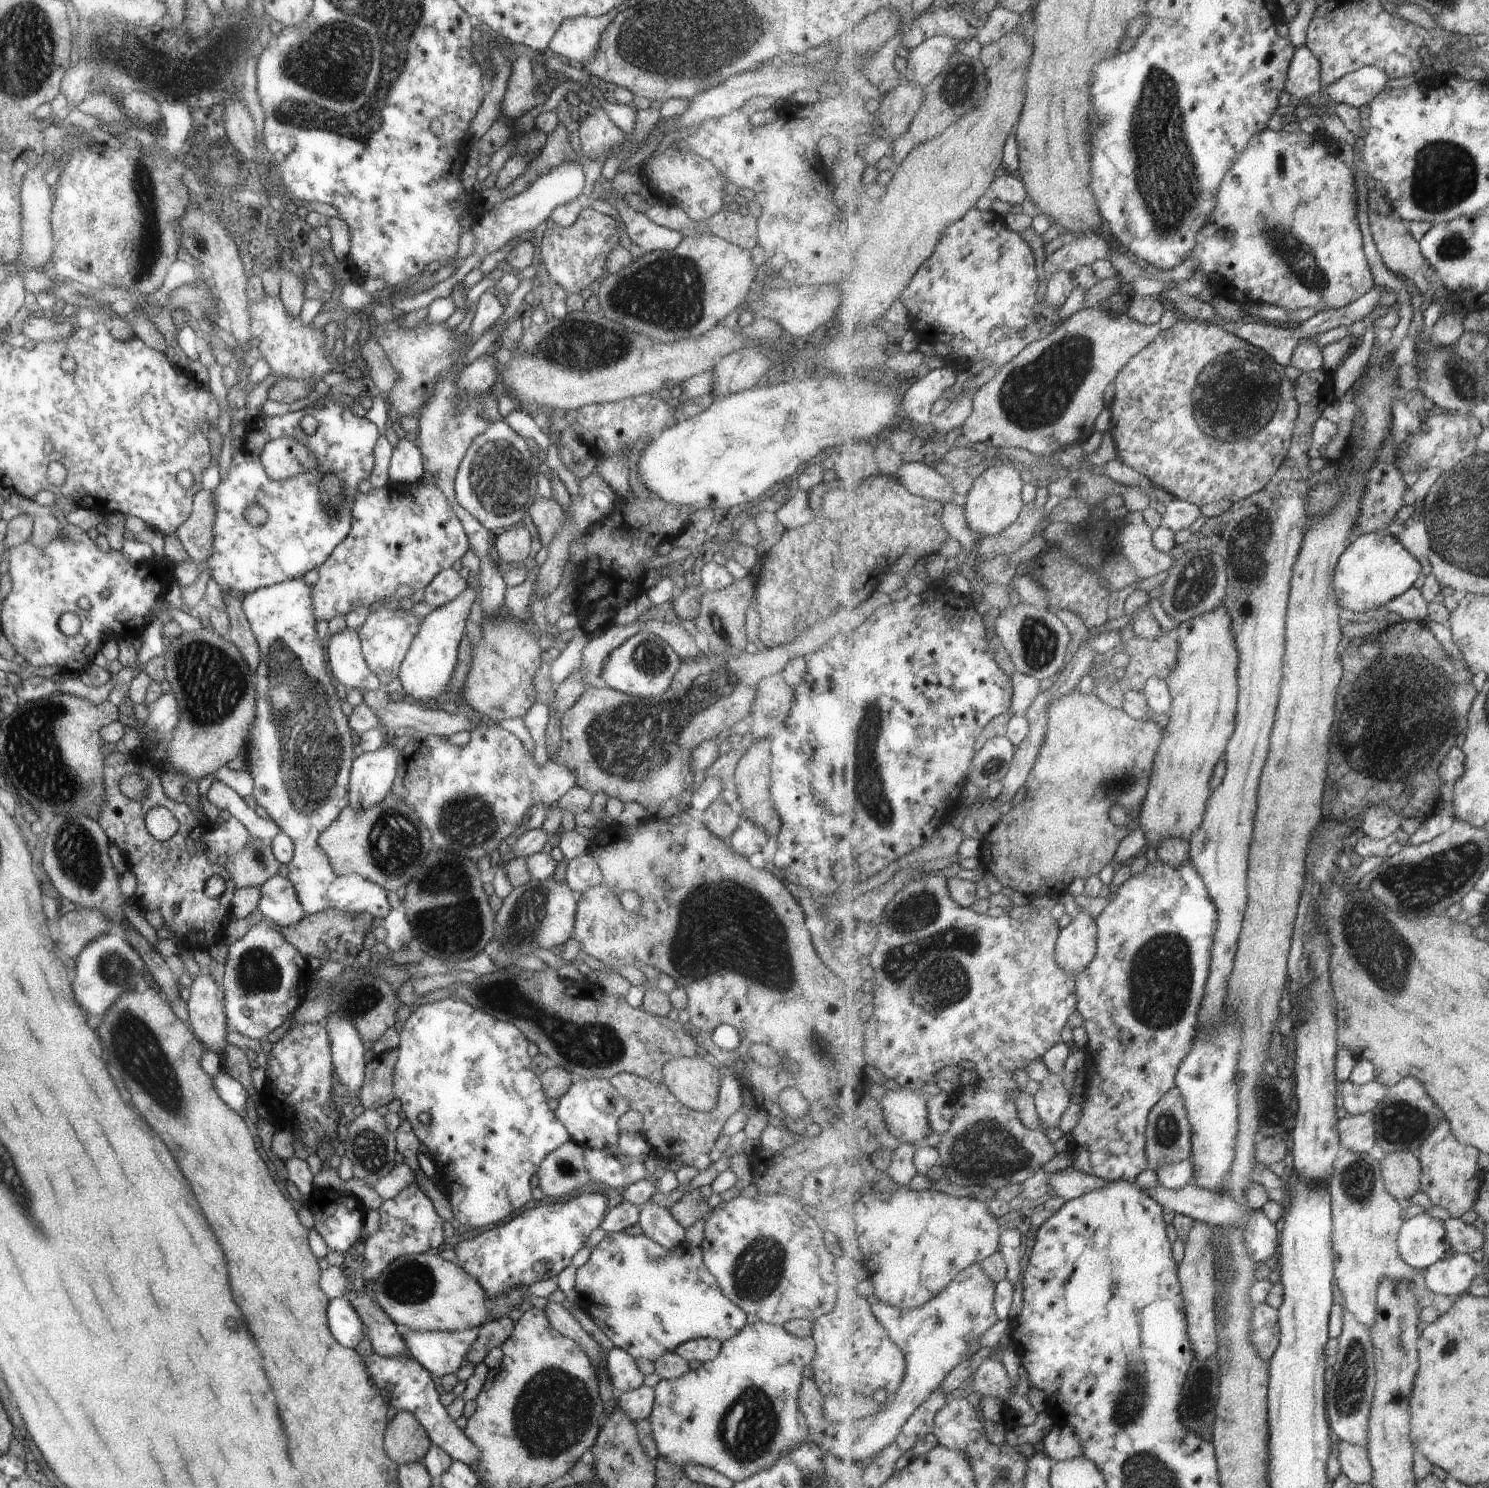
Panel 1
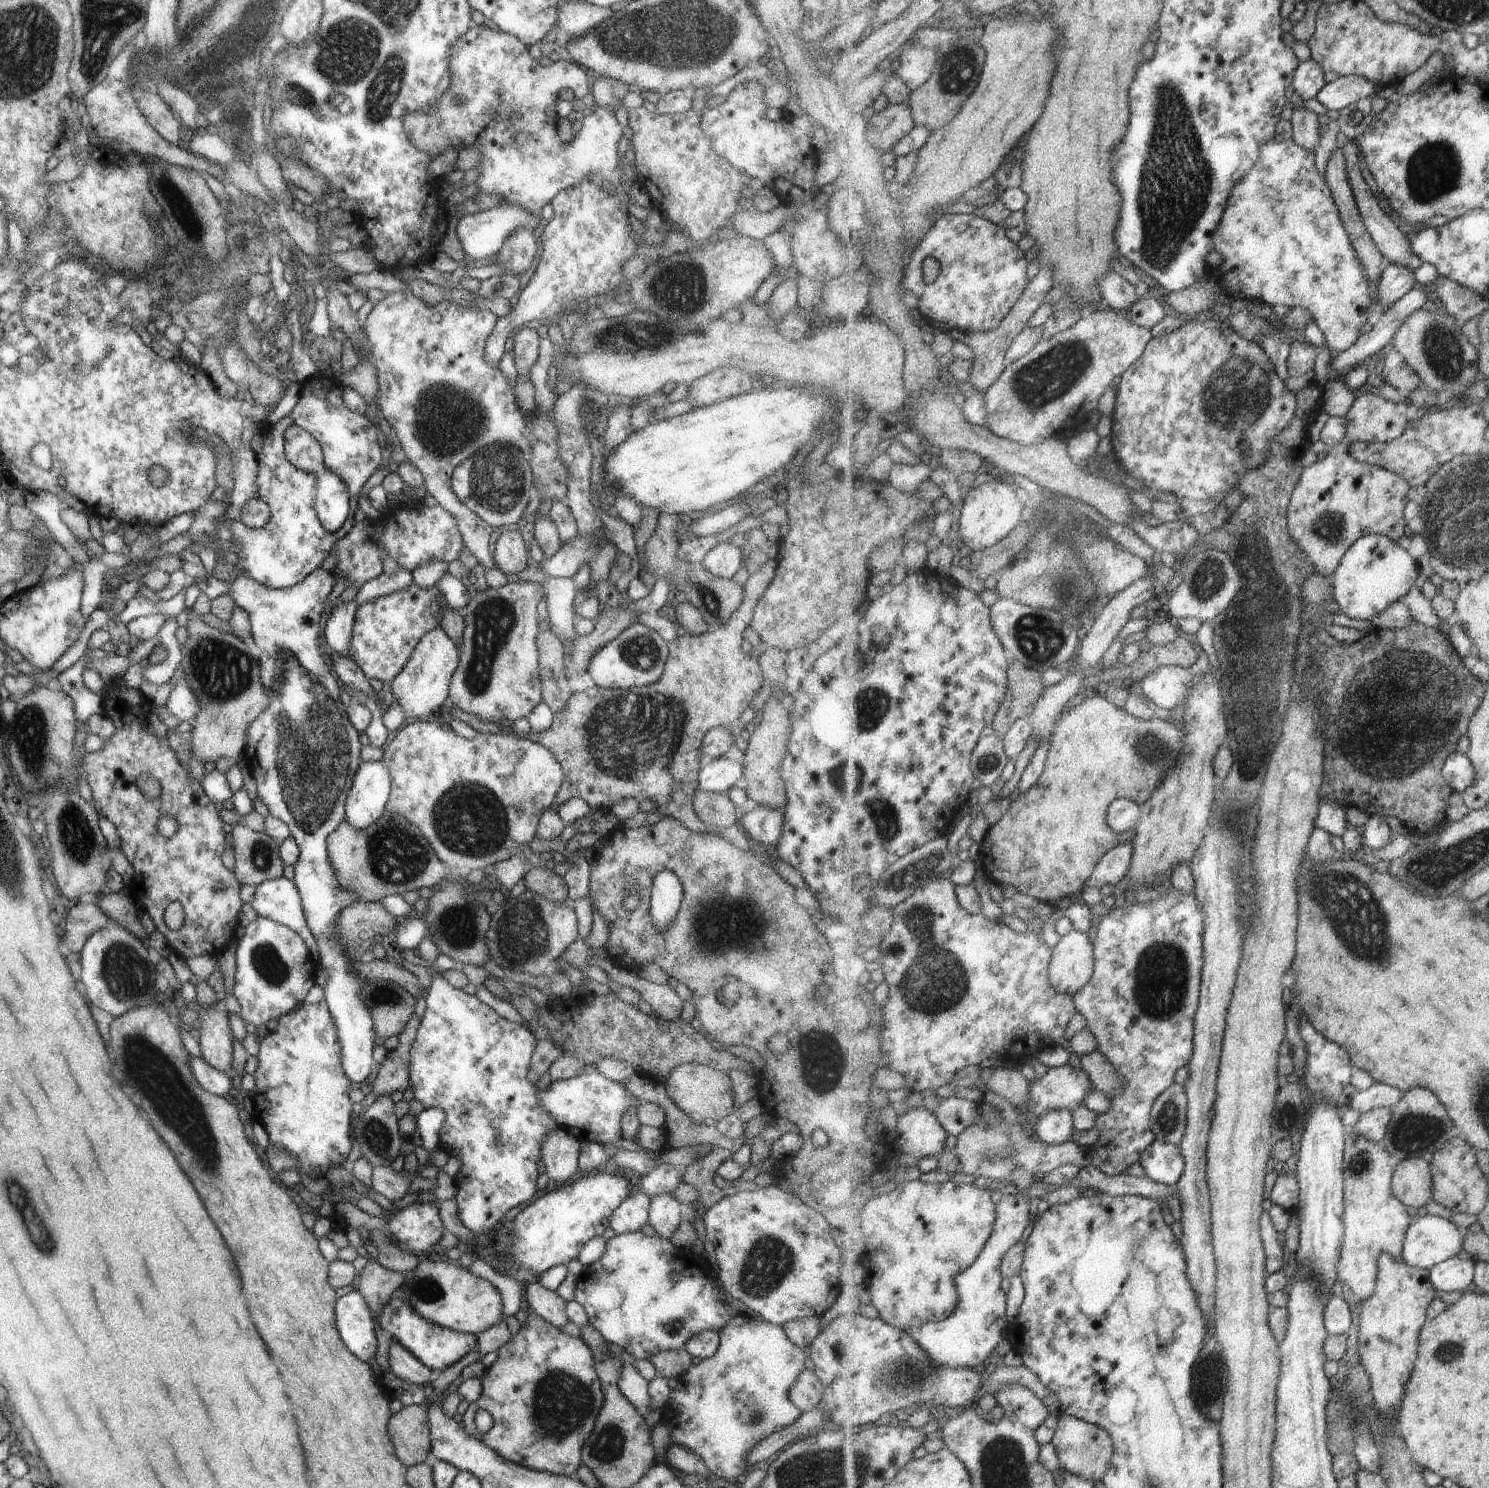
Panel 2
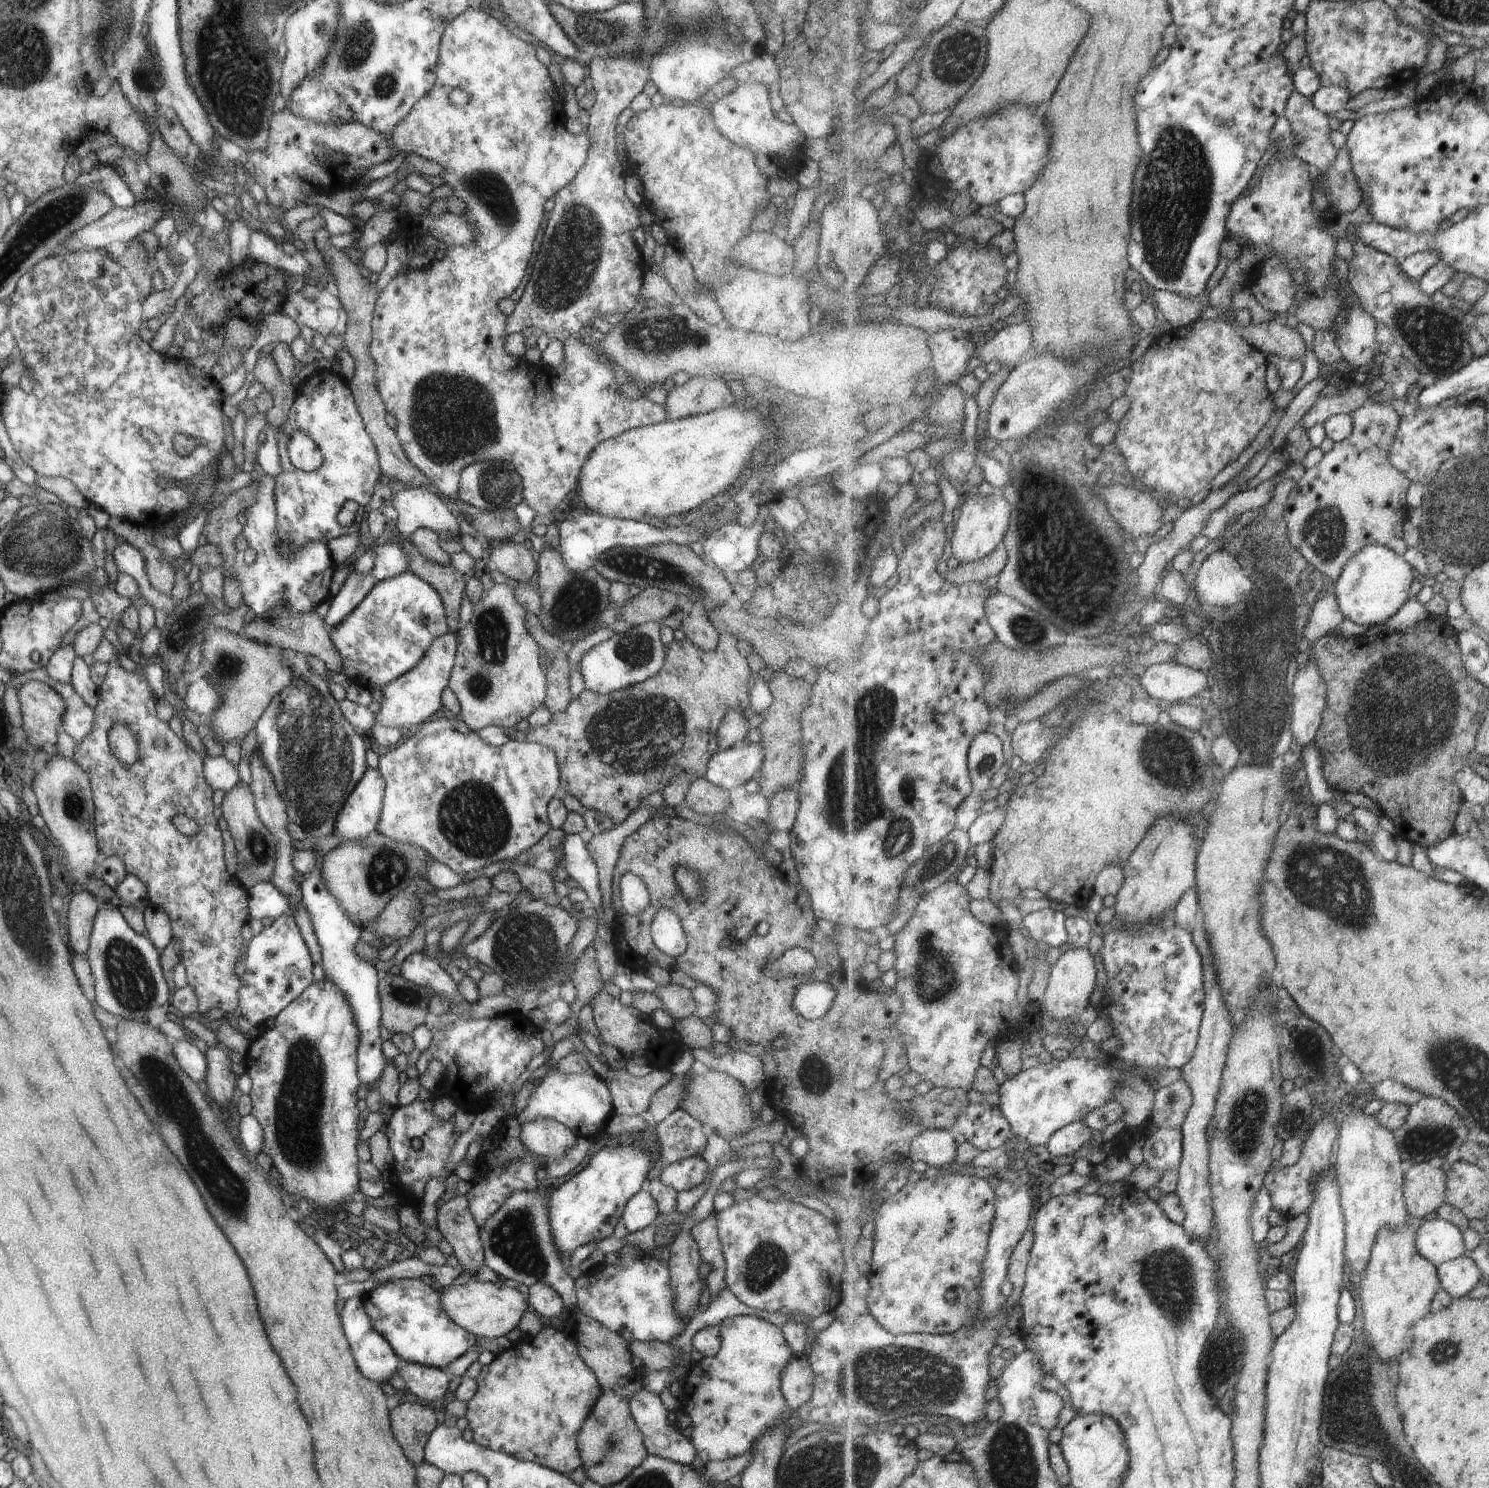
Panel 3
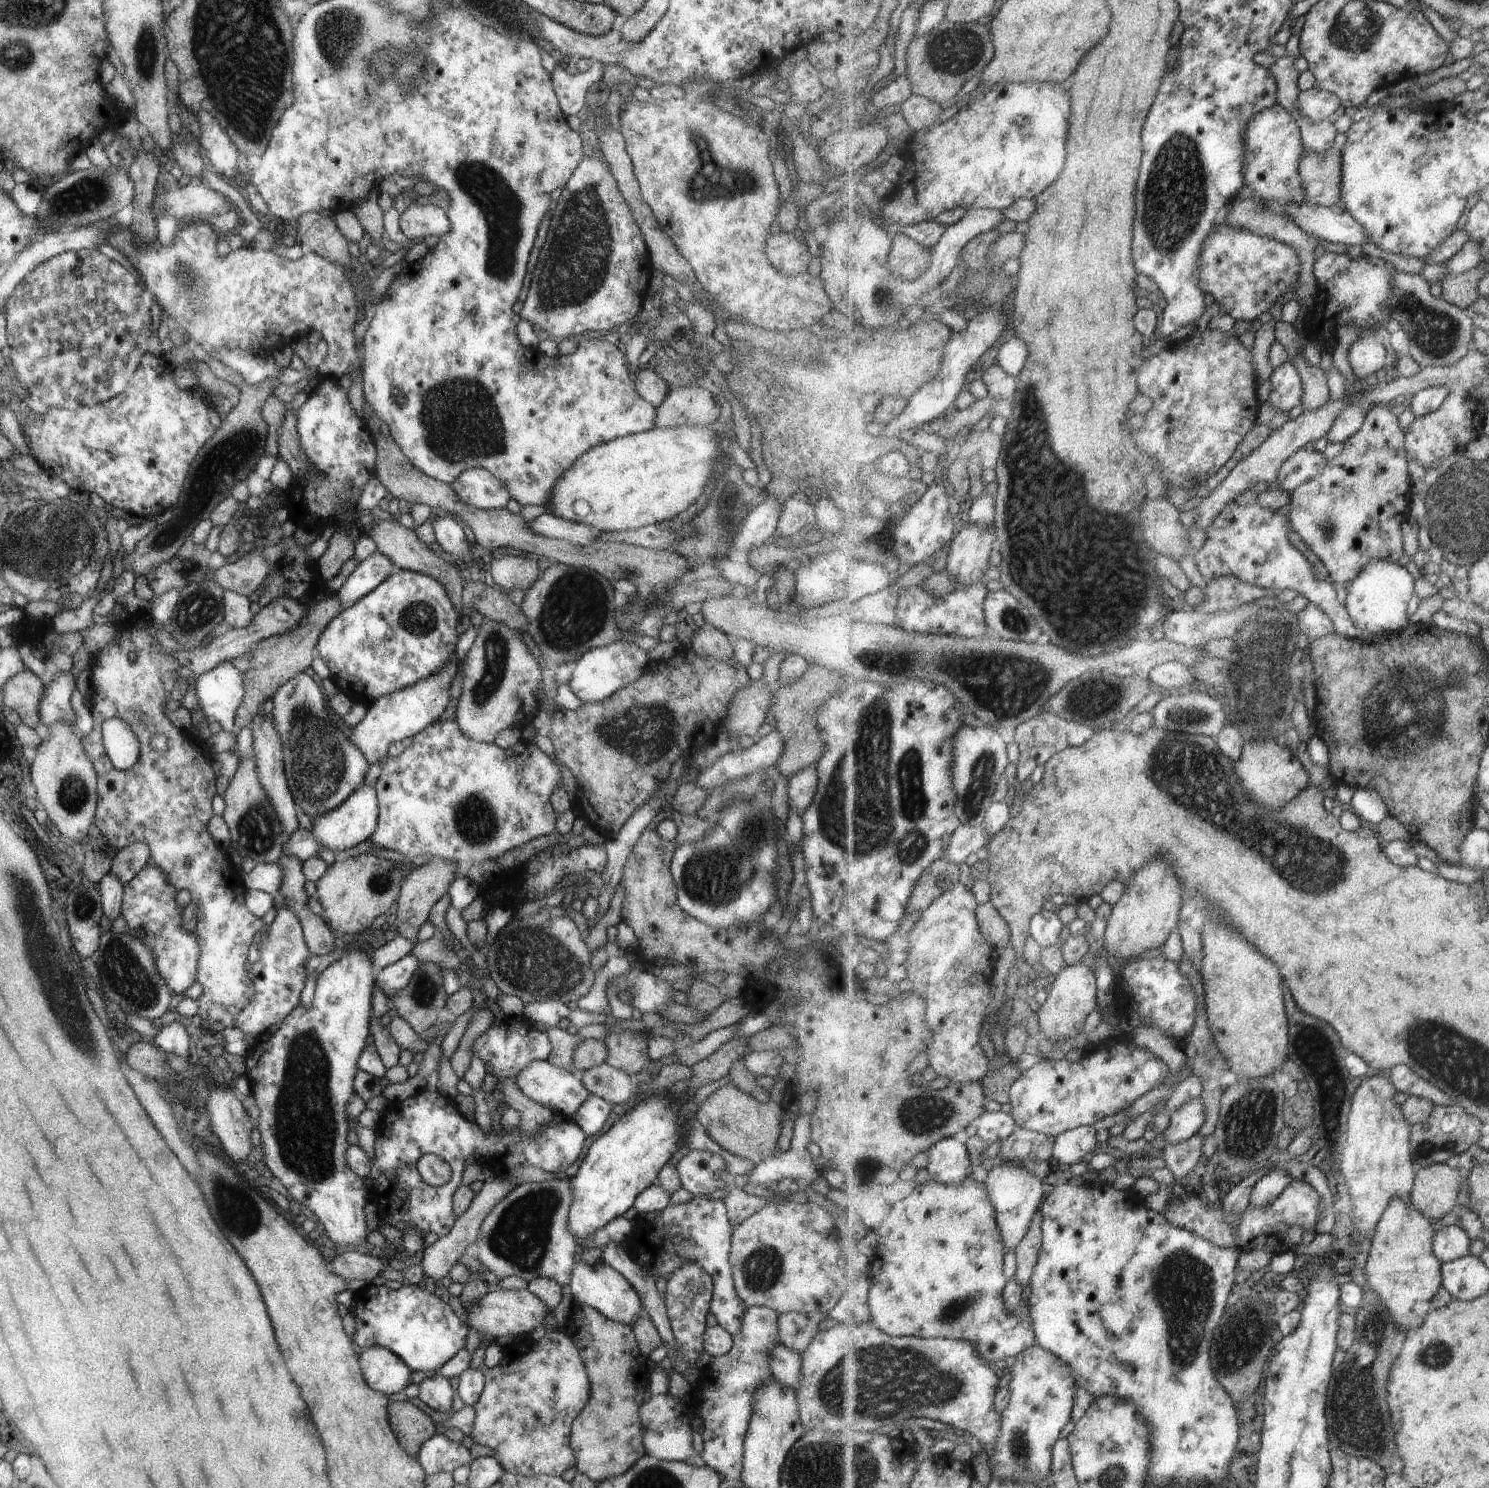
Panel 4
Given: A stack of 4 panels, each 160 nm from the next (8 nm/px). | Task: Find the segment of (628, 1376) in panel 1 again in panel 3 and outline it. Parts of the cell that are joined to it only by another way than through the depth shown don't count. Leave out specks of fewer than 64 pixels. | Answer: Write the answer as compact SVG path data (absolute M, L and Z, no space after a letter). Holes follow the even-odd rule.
M645 1389L636 1391L629 1399L629 1410L636 1427L641 1431L643 1446L649 1455L662 1459L672 1460L676 1463L689 1465L696 1448L692 1445L691 1440L681 1435L677 1428L671 1427L672 1424L668 1419L668 1410L661 1403L658 1394L647 1392Z

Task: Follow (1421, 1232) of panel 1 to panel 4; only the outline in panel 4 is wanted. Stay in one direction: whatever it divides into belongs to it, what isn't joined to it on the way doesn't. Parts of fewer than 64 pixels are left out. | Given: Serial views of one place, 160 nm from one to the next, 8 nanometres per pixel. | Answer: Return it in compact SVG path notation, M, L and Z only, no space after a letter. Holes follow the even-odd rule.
M1457 1225L1438 1227L1434 1236L1434 1251L1443 1264L1471 1254L1471 1238Z

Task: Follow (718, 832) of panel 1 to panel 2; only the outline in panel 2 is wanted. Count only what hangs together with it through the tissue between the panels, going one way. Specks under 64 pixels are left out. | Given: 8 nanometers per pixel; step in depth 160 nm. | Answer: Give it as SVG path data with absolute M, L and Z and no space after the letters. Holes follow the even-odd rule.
M694 792L693 810L697 818L709 829L721 830L734 824L737 808L727 793Z

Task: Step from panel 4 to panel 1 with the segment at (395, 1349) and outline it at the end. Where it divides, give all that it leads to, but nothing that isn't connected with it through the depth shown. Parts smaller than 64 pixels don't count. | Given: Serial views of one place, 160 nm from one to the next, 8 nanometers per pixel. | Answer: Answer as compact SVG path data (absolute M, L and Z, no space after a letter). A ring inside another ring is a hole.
M397 1326L397 1330L409 1356L438 1377L458 1370L478 1335L477 1327L462 1331L414 1331Z

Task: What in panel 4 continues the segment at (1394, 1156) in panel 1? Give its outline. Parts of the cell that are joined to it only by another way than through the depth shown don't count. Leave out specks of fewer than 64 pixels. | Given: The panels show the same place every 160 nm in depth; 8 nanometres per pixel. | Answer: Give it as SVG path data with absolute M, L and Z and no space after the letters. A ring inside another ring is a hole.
M1445 1163L1417 1168L1411 1202L1423 1216L1437 1223L1451 1210L1459 1210L1463 1173L1459 1167L1451 1168Z

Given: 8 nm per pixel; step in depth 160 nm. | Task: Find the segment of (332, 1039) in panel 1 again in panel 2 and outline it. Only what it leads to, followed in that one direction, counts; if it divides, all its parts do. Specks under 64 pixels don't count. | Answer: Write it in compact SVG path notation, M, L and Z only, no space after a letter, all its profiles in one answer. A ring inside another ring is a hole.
M317 567L313 569L307 576L303 577L303 580L292 584L290 587L283 587L280 589L272 589L271 587L266 587L264 584L259 584L256 580L245 576L243 573L239 573L239 570L235 568L237 574L233 577L233 580L226 580L226 582L220 582L213 576L209 576L202 581L188 580L188 583L197 584L200 592L204 592L208 598L211 600L219 591L224 590L227 596L230 596L233 599L235 606L242 608L247 614L250 622L250 634L253 638L255 646L259 649L259 660L271 660L271 668L275 668L275 678L273 678L272 684L267 684L265 678L261 676L263 686L269 691L268 694L268 705L267 708L264 708L256 717L246 730L246 742L248 745L248 750L245 755L245 765L244 769L247 773L247 778L256 783L256 796L264 802L264 805L268 808L270 815L276 819L282 820L290 830L290 836L294 840L294 843L298 846L299 856L293 864L294 868L294 877L292 881L297 887L300 901L302 904L302 911L307 923L307 928L311 931L311 934L314 936L315 944L318 948L319 958L317 965L321 966L328 973L326 983L322 986L322 991L324 992L324 1001L328 1006L330 1015L334 1020L336 1026L336 1035L338 1041L340 1042L340 1057L341 1057L341 1066L344 1070L344 1073L347 1075L347 1078L350 1080L353 1086L363 1086L363 1082L372 1068L374 1068L375 1062L371 1057L371 1051L373 1050L373 1040L375 1040L376 1034L372 1027L371 1015L369 1014L366 1004L363 1003L363 999L359 997L360 990L363 988L365 982L357 973L352 971L353 962L346 957L346 952L344 948L336 940L336 920L340 910L347 907L348 904L351 904L353 901L358 900L358 896L351 891L342 889L339 886L335 871L331 866L331 863L328 859L328 854L326 851L326 838L328 834L331 834L339 823L344 820L344 803L347 797L347 791L351 786L351 781L353 780L353 775L359 766L359 763L362 761L359 758L359 748L361 744L359 743L359 734L353 728L353 725L349 722L348 716L346 715L346 709L343 708L343 704L339 701L338 690L339 686L335 683L335 678L331 676L329 672L329 666L325 665L325 656L321 653L319 646L317 644L317 632L319 630L319 618L321 618L321 612L323 610L323 602L327 598L327 594L331 592L331 588L335 583L335 577L329 571Z

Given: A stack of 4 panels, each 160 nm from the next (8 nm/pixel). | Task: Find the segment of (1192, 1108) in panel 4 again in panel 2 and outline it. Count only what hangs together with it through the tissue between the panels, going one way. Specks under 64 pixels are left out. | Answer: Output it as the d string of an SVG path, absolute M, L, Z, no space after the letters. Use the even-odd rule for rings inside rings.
M1155 1139L1142 1154L1139 1162L1150 1179L1168 1186L1176 1186L1186 1171L1181 1147Z

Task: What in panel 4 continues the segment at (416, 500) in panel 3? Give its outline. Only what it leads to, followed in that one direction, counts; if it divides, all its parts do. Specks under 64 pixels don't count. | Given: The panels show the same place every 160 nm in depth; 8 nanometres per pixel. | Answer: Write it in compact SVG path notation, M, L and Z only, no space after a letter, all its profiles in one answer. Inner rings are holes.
M449 514L446 517L435 516L432 523L434 530L434 540L445 553L455 556L461 561L472 561L470 544L465 538L465 533L460 526L460 522Z

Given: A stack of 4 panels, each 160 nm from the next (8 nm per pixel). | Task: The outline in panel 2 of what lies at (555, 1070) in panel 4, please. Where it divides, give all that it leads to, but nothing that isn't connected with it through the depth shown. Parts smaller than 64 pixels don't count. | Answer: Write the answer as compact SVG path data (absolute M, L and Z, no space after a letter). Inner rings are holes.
M581 1073L566 1079L552 1080L544 1088L537 1088L536 1099L539 1106L553 1119L557 1127L575 1136L579 1142L592 1142L601 1146L620 1139L620 1116L626 1111L626 1108L639 1104L621 1083L613 1082L601 1073Z

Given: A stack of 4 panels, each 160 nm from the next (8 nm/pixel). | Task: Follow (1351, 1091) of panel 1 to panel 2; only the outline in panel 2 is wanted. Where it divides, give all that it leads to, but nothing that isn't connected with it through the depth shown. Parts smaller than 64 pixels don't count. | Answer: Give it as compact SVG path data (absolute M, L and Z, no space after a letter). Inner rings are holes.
M1375 1083L1367 1090L1353 1090L1349 1100L1349 1107L1359 1113L1366 1113L1373 1109L1394 1109L1404 1097L1404 1092L1387 1083Z

